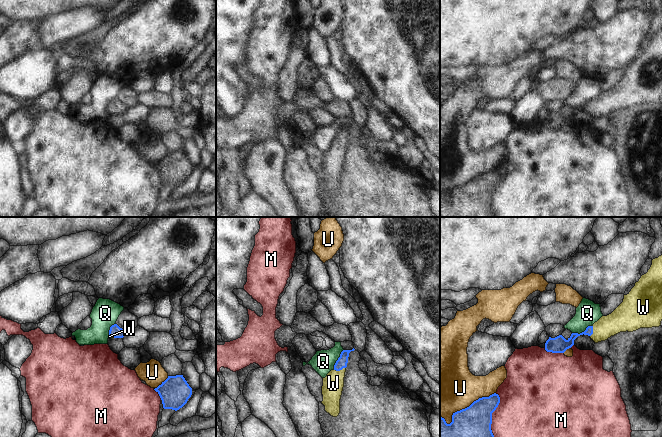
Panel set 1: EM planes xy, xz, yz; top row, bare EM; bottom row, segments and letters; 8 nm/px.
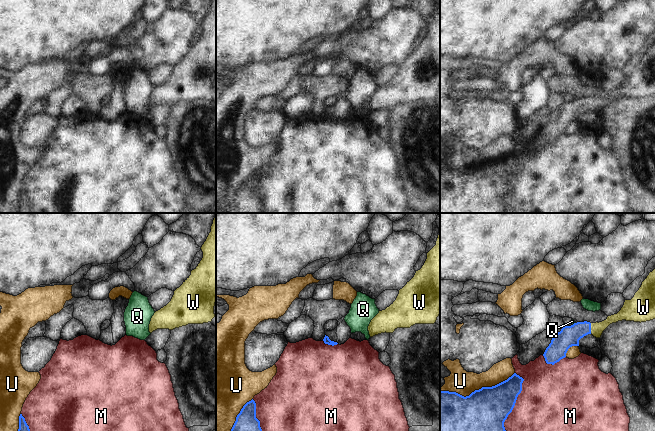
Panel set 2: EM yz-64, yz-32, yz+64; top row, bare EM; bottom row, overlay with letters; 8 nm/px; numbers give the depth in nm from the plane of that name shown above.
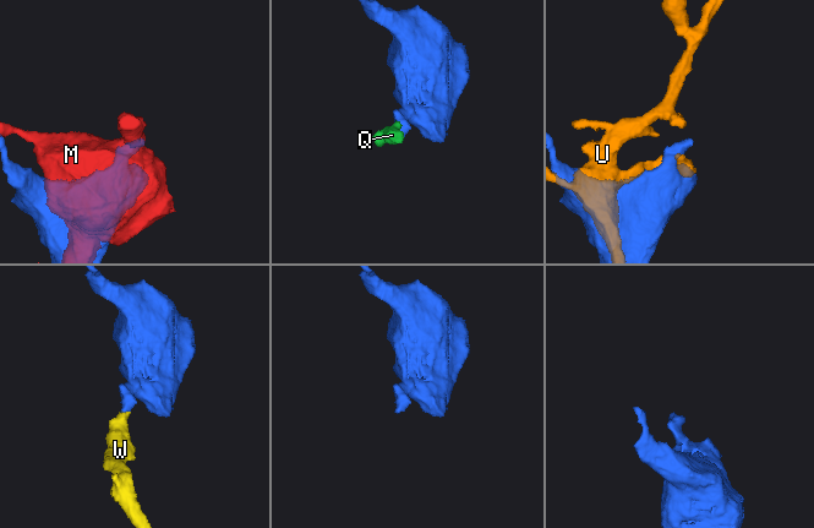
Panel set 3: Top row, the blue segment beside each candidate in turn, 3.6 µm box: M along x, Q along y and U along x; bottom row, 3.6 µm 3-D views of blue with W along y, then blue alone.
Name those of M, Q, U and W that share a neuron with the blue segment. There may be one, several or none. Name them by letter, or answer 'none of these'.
W

